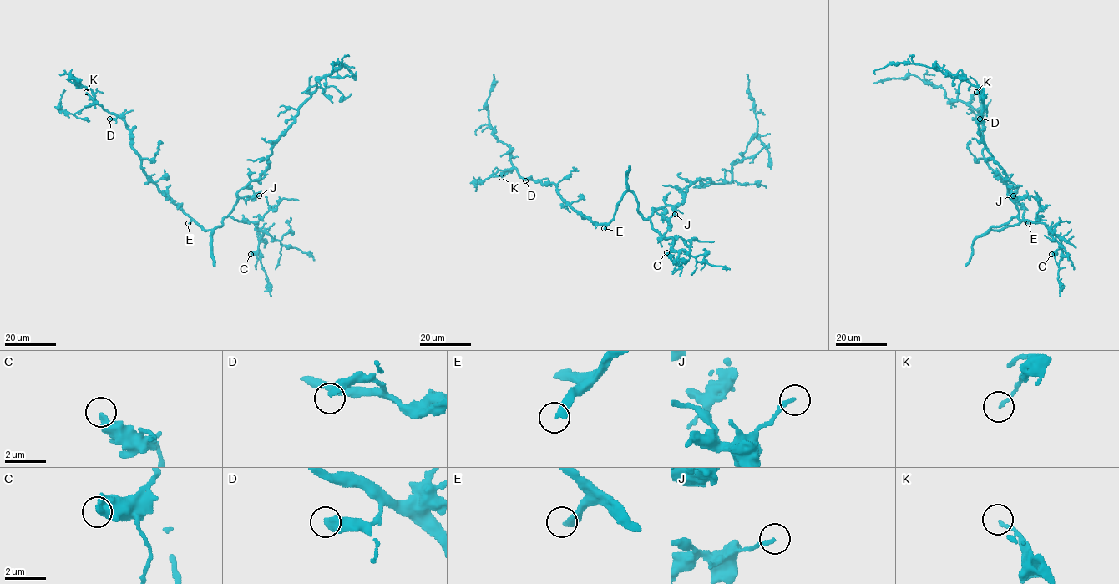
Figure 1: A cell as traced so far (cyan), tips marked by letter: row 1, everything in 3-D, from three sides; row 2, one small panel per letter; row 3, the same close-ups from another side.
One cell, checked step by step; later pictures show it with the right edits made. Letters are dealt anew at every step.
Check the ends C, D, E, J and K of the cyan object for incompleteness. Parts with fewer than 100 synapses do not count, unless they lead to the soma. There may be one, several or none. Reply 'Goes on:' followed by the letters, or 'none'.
Goes on: E

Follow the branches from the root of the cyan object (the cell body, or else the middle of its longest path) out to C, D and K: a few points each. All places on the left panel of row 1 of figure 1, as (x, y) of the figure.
C: (215, 226), (220, 226), (228, 216), (257, 222), (263, 236), (258, 249), (250, 254)
D: (215, 226), (205, 230), (159, 190), (141, 166), (126, 124), (118, 117), (109, 119)
K: (215, 226), (205, 230), (159, 190), (141, 166), (126, 124), (86, 92)

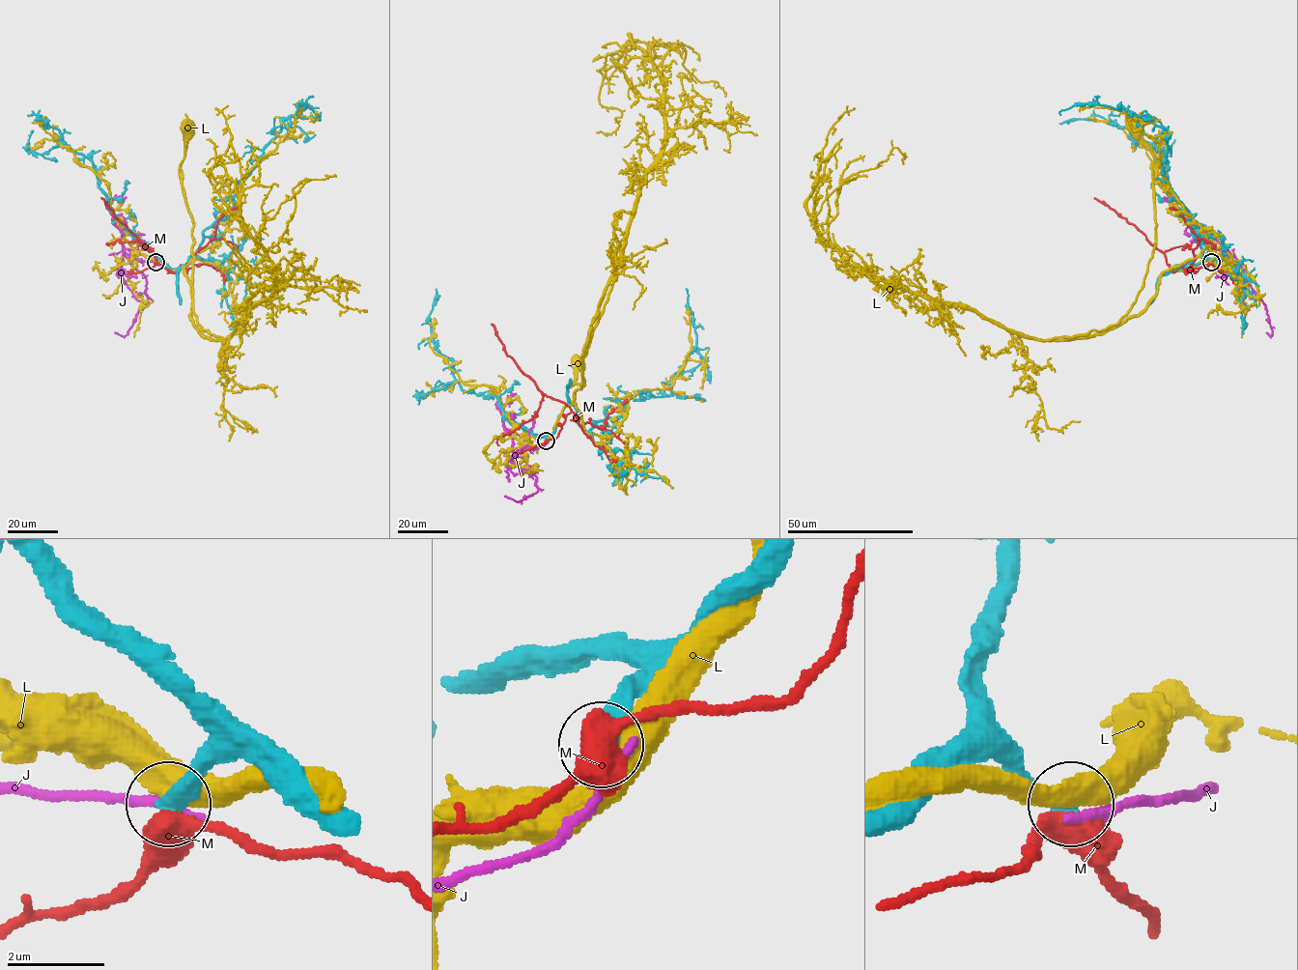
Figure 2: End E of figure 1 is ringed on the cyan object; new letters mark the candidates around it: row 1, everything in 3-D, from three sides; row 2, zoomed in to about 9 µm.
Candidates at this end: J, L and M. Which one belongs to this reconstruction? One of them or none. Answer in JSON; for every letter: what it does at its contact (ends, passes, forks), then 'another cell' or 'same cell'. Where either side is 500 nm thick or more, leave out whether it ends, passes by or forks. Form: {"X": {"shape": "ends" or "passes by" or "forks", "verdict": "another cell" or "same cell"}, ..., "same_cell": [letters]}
{"J": {"shape": "ends", "verdict": "another cell"}, "L": {"shape": "passes by", "verdict": "another cell"}, "M": {"shape": "passes by", "verdict": "another cell"}, "same_cell": []}

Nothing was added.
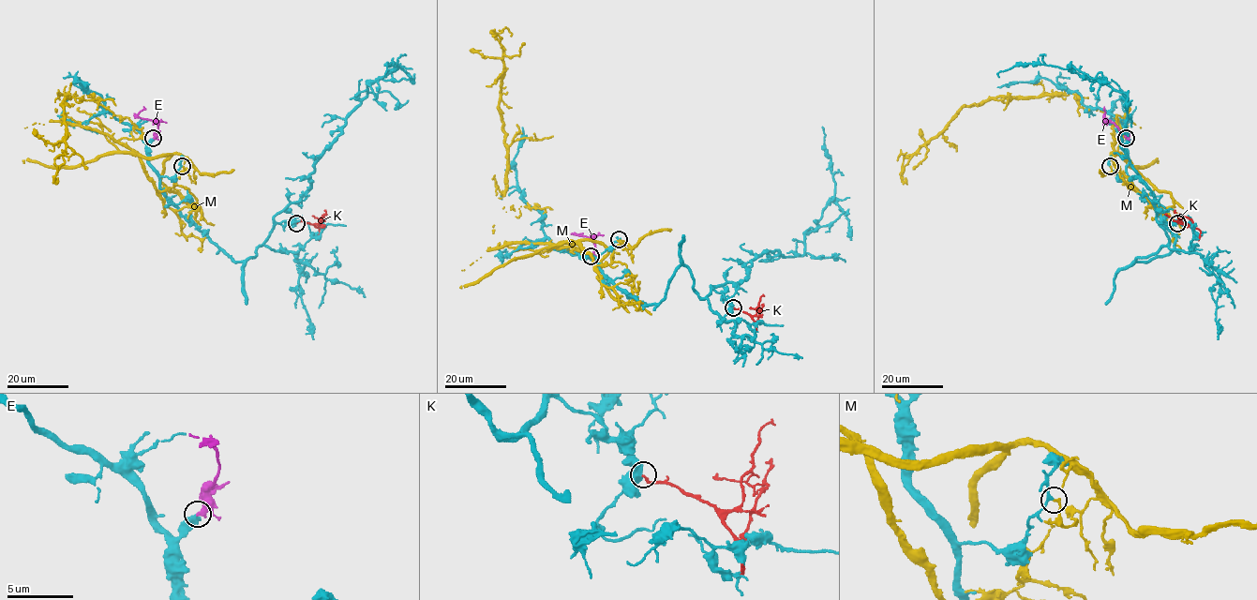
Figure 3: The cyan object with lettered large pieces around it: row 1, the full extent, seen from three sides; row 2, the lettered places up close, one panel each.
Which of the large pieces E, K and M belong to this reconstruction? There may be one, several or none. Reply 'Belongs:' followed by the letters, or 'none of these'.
Belongs: E

